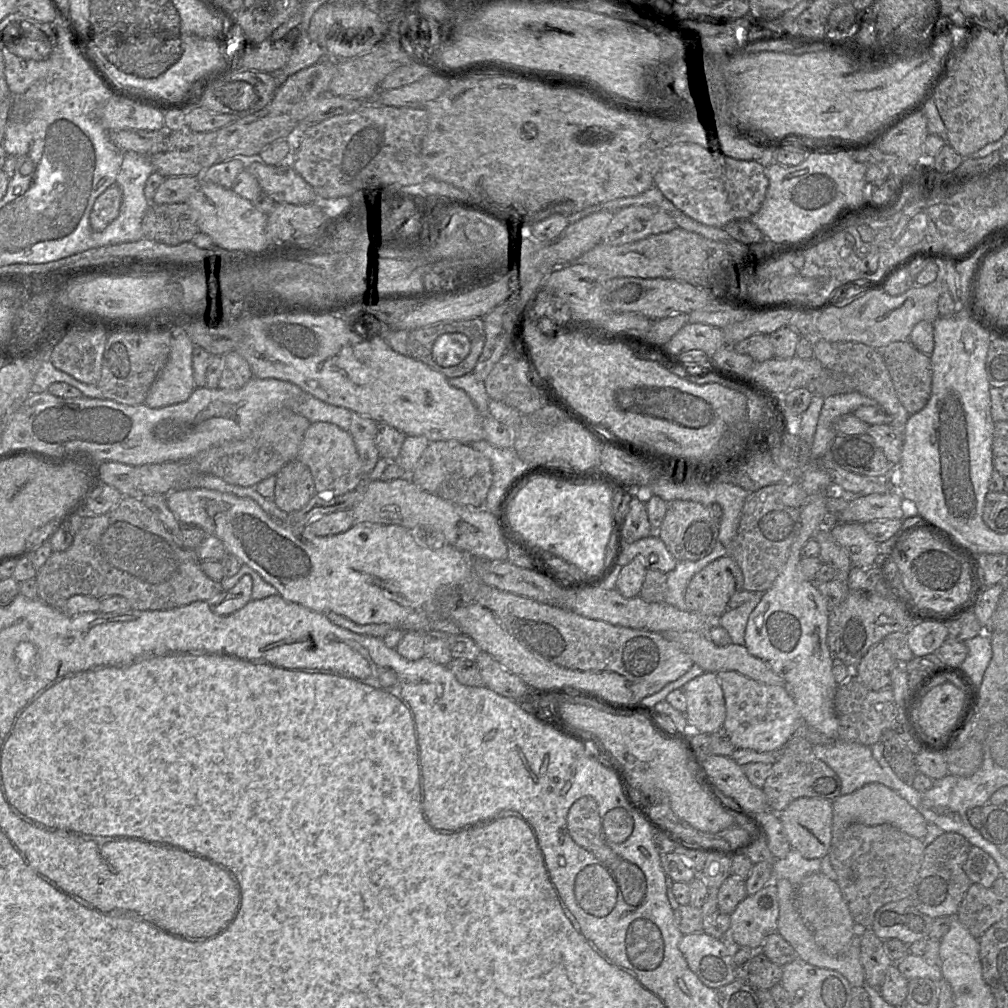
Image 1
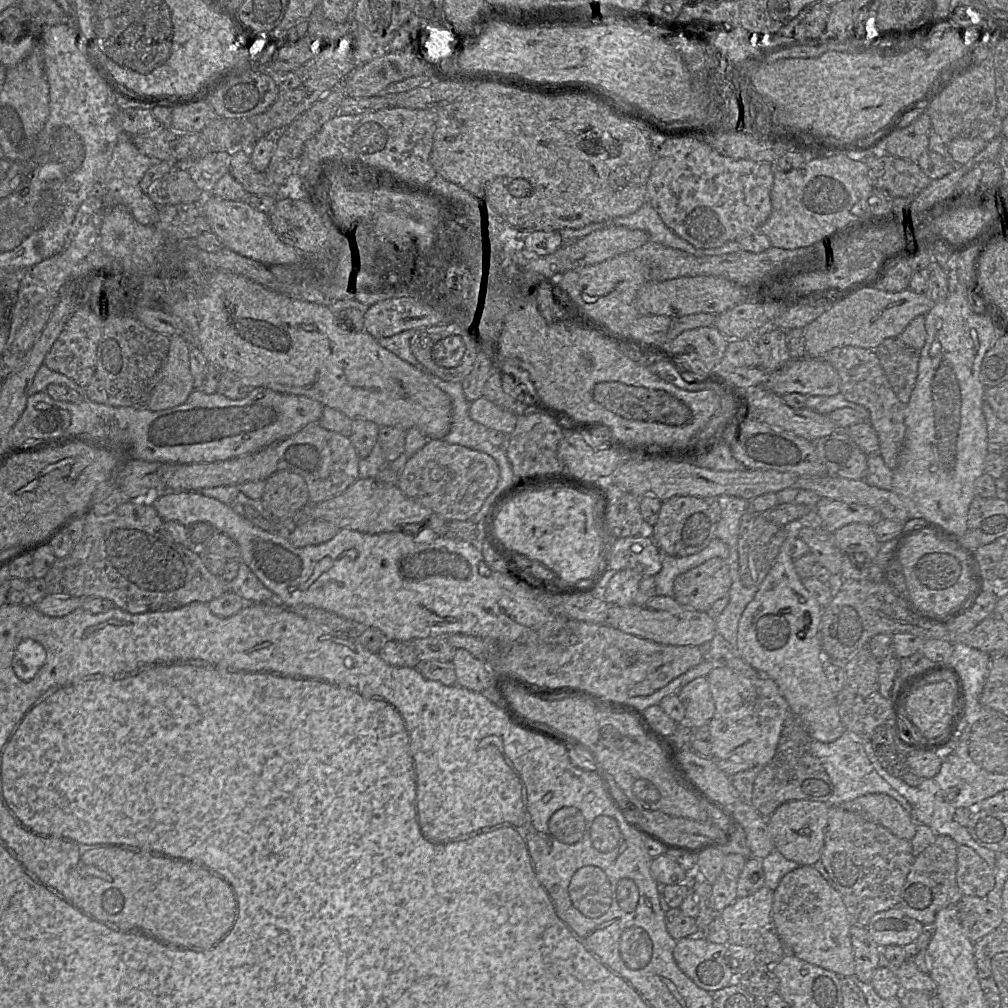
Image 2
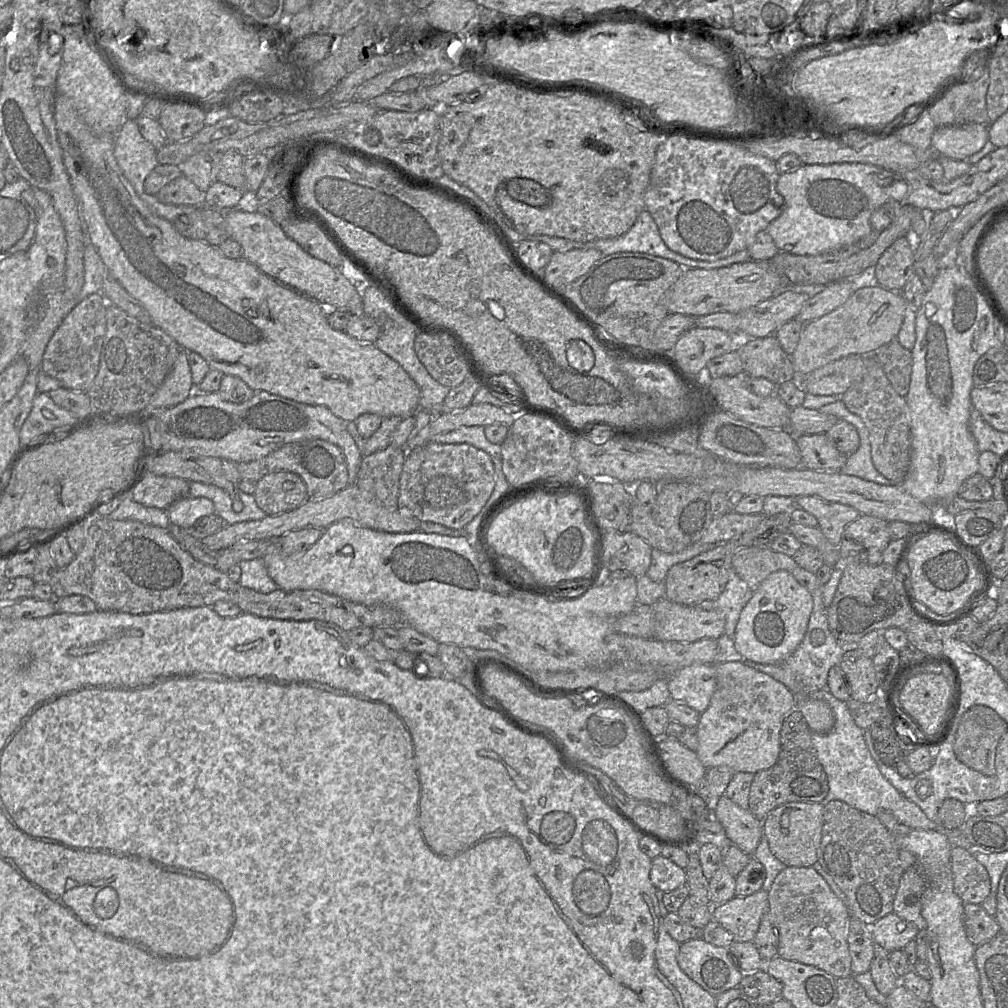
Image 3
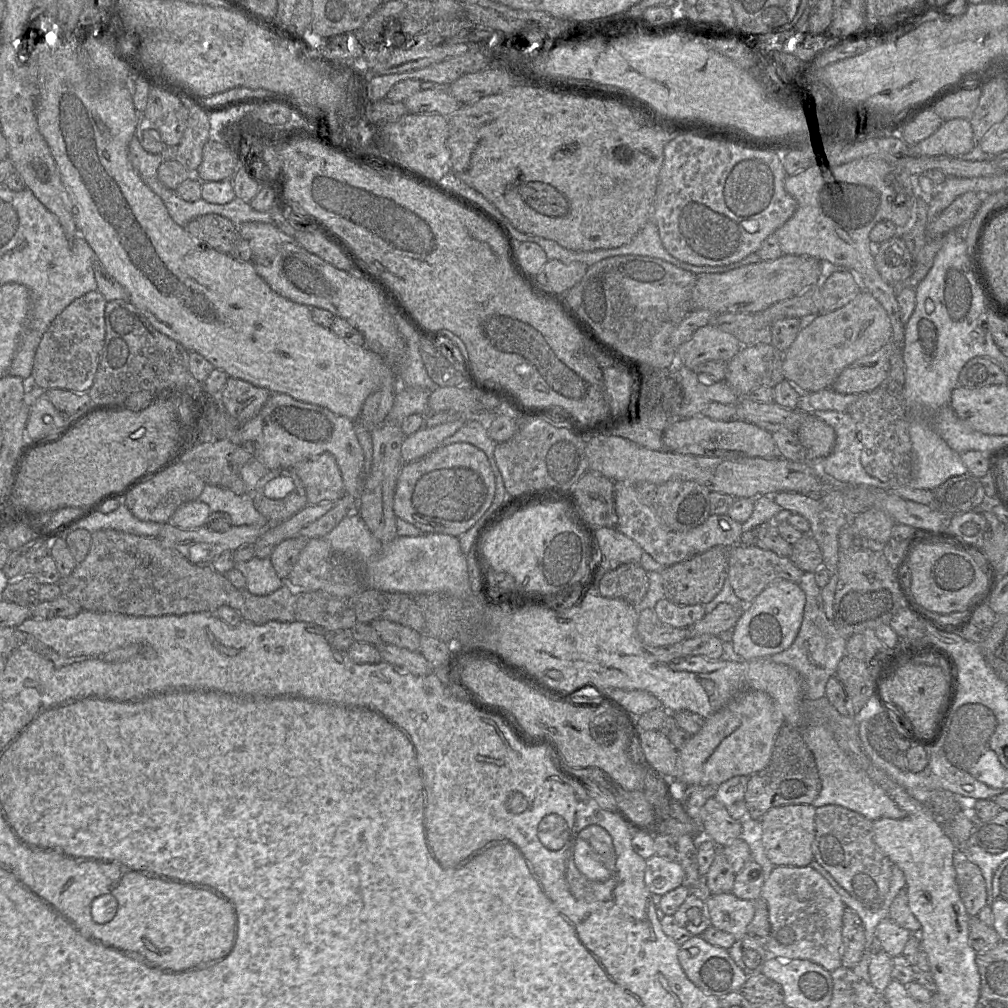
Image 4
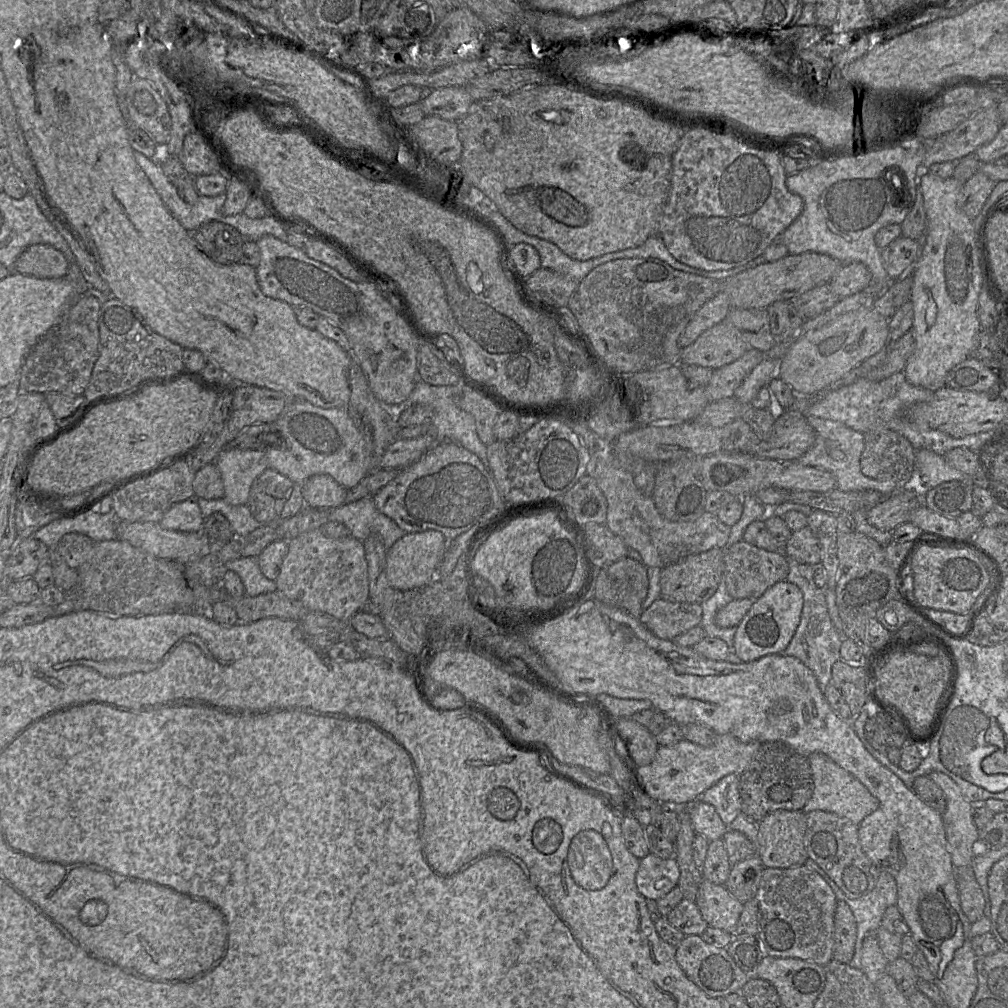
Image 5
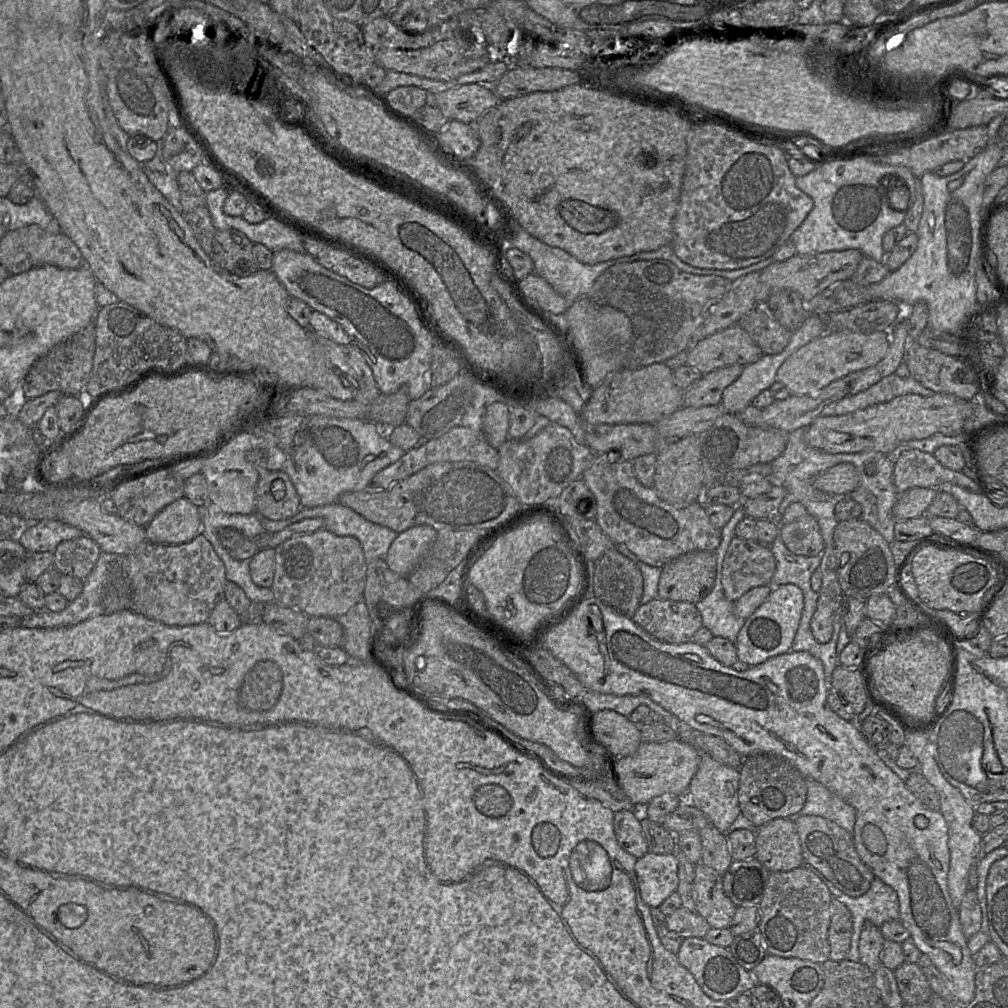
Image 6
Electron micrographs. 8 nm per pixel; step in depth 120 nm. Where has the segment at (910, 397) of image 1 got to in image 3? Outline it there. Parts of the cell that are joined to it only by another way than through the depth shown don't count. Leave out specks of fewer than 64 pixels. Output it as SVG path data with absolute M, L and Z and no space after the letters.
M894 338L876 349L874 354L894 390L905 397L909 391L912 371L911 350L905 349Z

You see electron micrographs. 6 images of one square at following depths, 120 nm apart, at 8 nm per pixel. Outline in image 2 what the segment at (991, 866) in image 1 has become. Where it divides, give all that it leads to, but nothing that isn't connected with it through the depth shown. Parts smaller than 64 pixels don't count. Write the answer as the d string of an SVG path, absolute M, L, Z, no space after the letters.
M958 845L956 880L963 895L985 898L995 886L994 869L972 848Z

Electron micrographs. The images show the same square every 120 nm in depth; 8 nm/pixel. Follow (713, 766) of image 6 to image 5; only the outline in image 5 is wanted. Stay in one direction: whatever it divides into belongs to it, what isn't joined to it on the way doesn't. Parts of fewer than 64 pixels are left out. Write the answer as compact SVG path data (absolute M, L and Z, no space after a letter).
M728 774L705 790L697 799L714 806L728 827L742 812L739 782L740 774Z

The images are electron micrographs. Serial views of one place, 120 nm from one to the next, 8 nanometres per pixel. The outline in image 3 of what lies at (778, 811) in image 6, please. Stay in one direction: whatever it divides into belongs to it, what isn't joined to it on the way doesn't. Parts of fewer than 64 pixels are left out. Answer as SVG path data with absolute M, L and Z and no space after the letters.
M796 707L782 723L780 731L780 752L776 762L768 769L754 774L749 792L748 809L753 816L763 821L773 809L789 802L821 803L829 787L826 773L820 764L811 743L811 731Z

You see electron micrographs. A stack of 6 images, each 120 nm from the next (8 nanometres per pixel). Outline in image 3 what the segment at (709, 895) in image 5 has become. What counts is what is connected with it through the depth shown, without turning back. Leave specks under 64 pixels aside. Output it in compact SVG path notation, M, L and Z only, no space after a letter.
M768 891L746 896L734 896L712 907L712 918L731 933L735 942L753 941L762 917L768 913Z

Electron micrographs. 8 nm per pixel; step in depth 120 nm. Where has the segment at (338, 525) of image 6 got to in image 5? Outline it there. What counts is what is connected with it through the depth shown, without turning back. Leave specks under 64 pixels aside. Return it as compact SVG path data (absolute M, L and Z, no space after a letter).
M372 497L328 509L327 517L331 522L344 524L350 536L362 542L371 534L378 535L386 551L406 534L392 519L378 511Z

